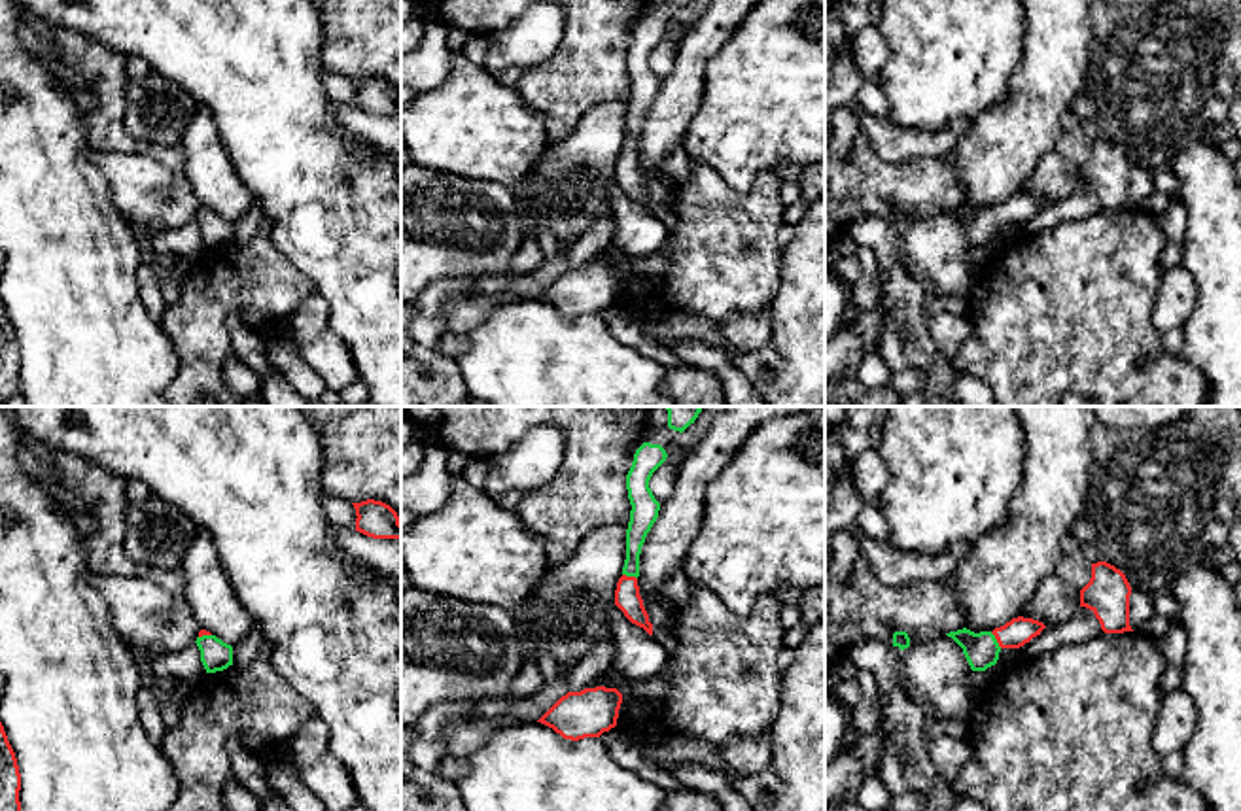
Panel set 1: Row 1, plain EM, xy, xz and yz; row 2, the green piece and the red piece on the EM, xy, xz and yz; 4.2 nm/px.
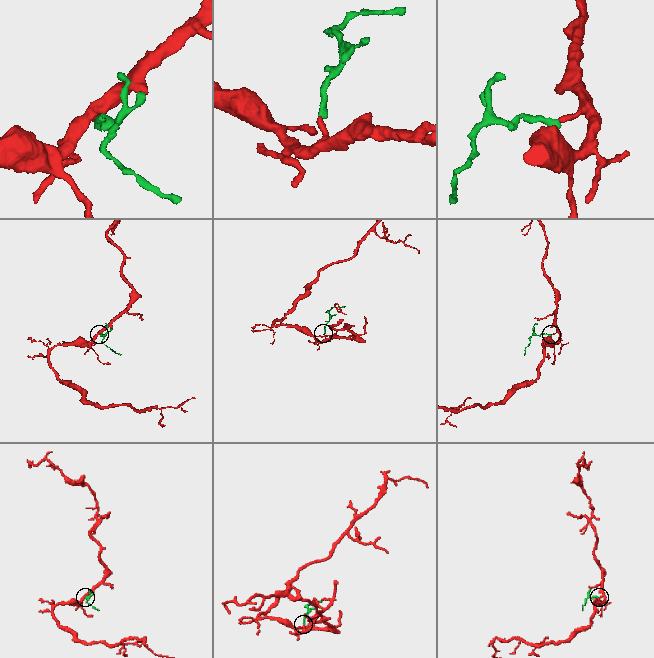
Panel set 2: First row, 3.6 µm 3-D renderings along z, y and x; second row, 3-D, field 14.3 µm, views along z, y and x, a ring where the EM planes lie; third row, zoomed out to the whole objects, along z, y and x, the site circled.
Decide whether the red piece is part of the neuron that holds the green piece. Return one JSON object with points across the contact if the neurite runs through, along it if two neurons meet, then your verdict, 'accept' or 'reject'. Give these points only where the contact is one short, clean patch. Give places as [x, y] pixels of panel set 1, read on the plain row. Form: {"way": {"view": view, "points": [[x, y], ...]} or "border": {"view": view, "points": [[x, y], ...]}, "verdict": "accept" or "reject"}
{"way": {"view": "yz", "points": [[980, 225], [996, 216], [1014, 210]]}, "verdict": "accept"}

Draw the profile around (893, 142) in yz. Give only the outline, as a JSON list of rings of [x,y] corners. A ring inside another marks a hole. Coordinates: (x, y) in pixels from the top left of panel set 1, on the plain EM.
[[[861,115],[861,130],[870,147],[887,163],[904,163],[908,159],[942,159],[965,136],[974,119],[952,119],[936,132],[925,129],[902,127],[889,117]]]

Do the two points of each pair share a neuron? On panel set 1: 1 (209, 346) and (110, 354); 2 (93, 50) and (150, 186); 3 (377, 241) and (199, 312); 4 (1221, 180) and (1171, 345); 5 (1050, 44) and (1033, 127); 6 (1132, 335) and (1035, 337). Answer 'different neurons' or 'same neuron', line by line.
1: different neurons
2: different neurons
3: different neurons
4: different neurons
5: same neuron
6: same neuron

